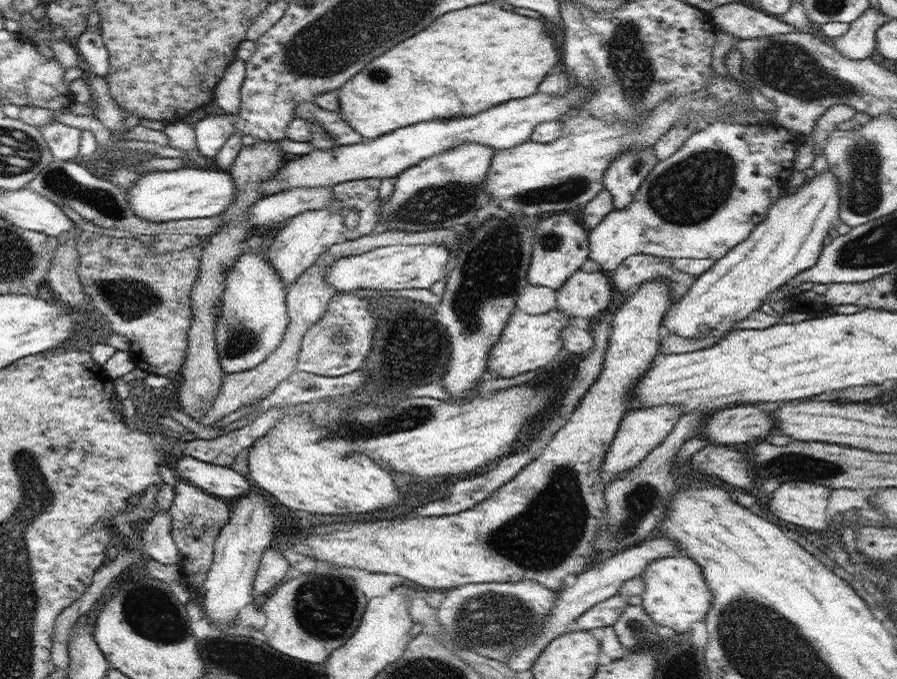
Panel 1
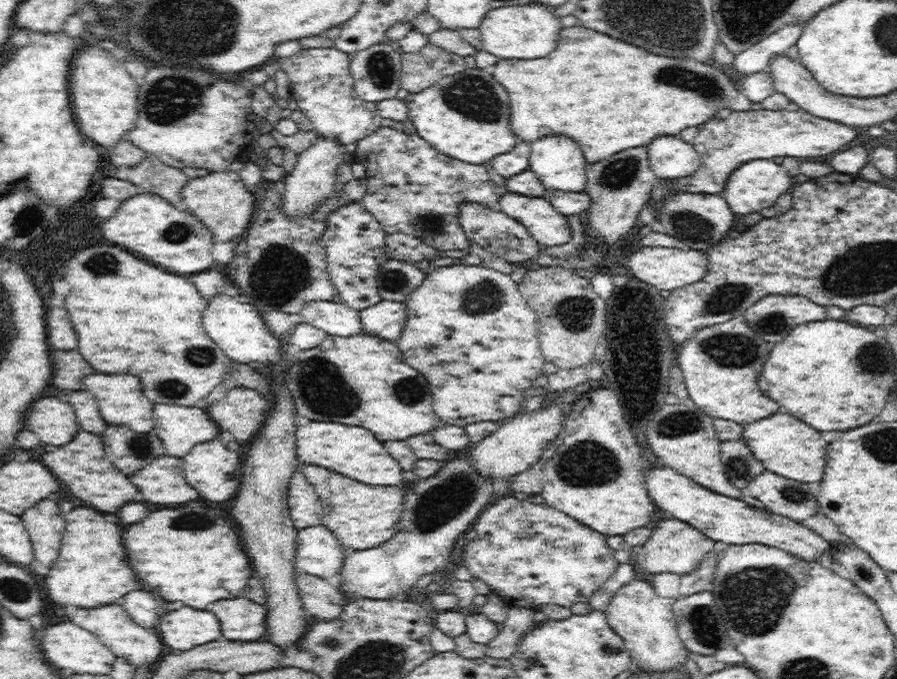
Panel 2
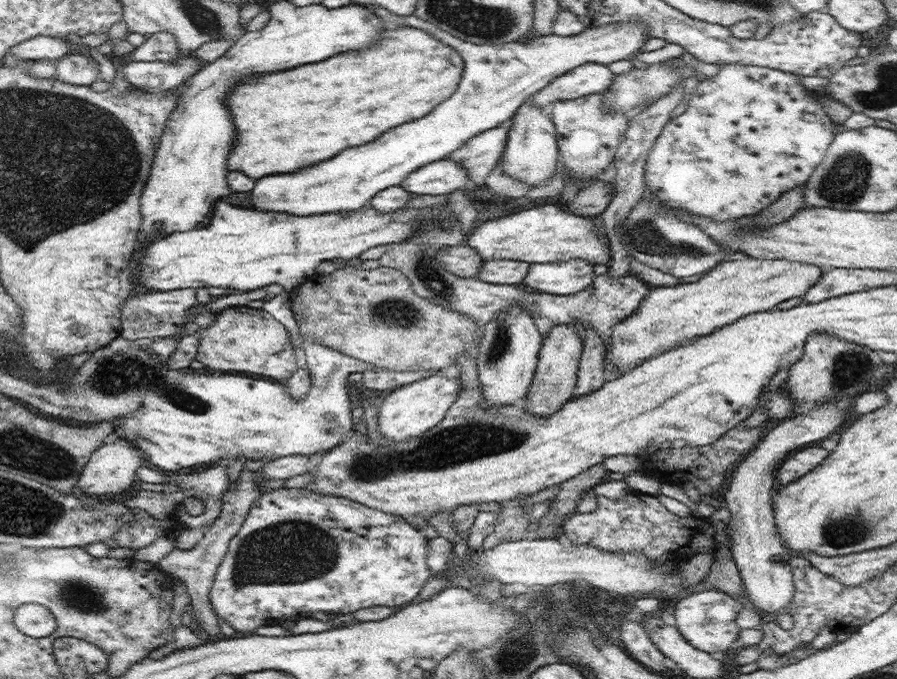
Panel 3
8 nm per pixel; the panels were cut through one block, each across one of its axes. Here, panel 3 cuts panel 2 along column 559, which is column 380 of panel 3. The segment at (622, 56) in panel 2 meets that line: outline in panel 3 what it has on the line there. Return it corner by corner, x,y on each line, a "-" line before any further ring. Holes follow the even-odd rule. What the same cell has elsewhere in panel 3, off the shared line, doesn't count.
390,26
388,32
380,35
382,40
366,52
344,52
318,64
250,76
233,86
225,102
236,128
236,142
226,163
228,171
242,171
257,181
278,172
300,170
300,166
328,160
348,146
372,142
386,130
431,114
458,89
464,62
451,46
414,27

